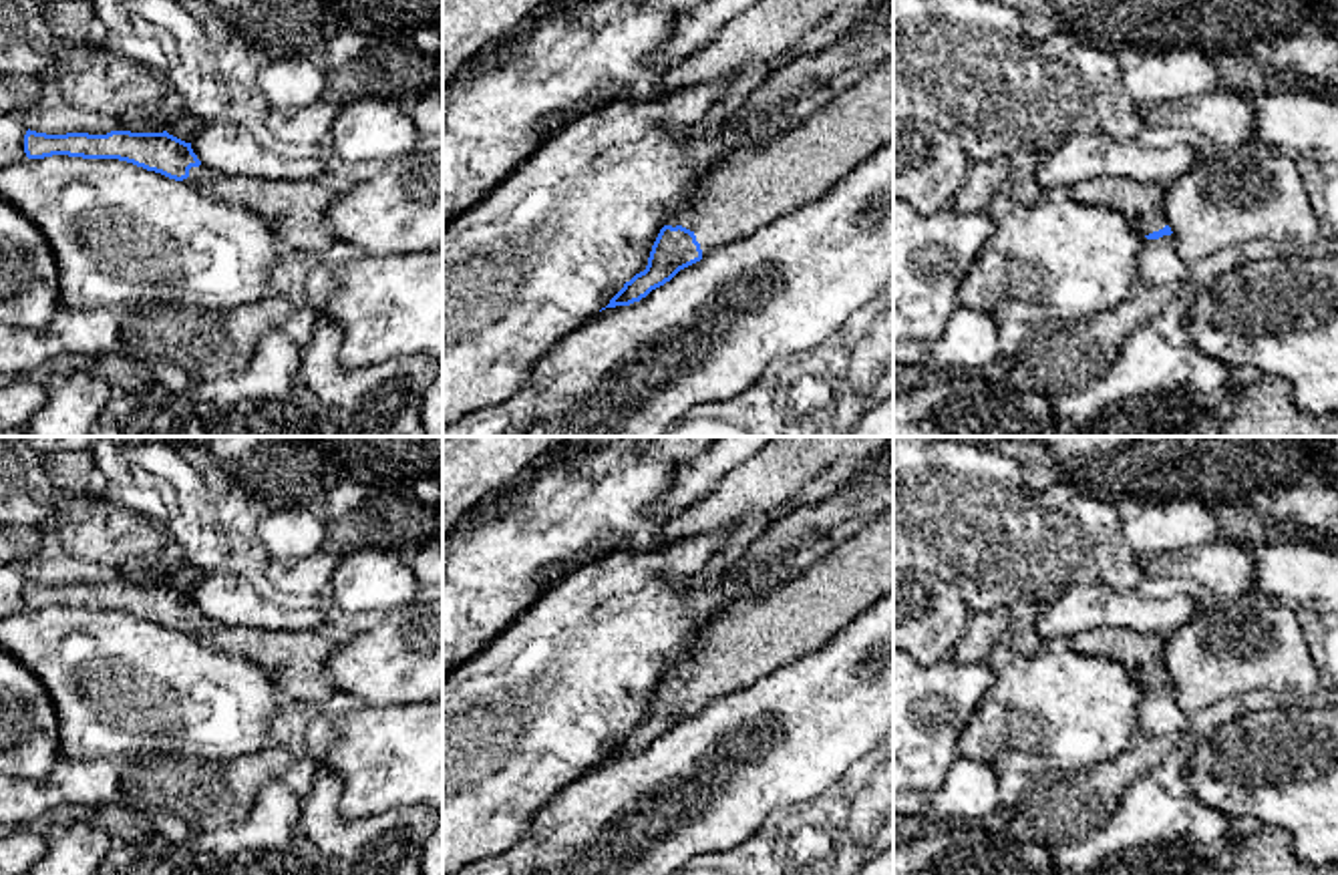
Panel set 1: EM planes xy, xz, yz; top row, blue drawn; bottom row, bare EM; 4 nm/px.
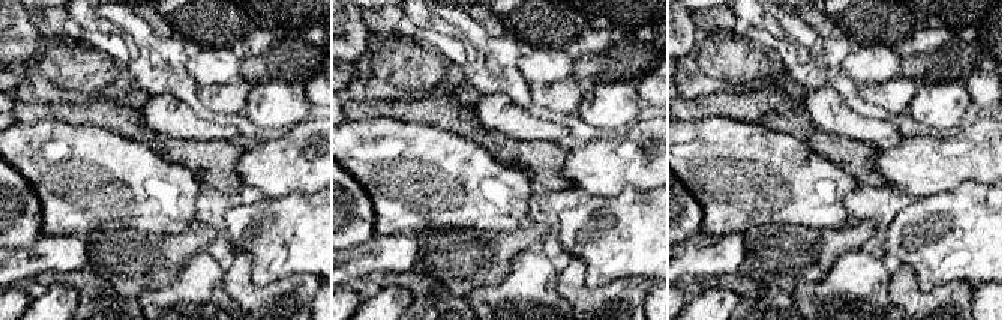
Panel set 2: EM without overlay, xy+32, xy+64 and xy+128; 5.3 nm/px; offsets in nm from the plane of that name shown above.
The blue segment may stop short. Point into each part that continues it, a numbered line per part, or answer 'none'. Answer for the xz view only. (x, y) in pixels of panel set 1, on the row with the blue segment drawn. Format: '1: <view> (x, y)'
1: xz (735, 198)

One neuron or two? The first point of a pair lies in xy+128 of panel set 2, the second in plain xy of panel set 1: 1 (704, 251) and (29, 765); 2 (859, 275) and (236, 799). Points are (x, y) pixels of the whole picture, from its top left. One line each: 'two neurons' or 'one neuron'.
1: two neurons
2: two neurons

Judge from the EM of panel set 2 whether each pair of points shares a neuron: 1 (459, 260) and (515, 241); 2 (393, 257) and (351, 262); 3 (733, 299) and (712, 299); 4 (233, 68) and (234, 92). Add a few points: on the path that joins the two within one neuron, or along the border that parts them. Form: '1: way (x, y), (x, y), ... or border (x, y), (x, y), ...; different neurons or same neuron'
1: way (473, 259), (485, 259), (502, 250); same neuron
2: way (383, 257), (371, 257), (362, 262); same neuron
3: way (728, 299), (716, 299); same neuron
4: border (245, 74), (225, 83), (200, 86); different neurons

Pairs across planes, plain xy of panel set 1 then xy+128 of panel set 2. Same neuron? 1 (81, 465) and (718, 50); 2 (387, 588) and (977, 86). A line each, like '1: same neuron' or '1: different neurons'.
1: different neurons
2: different neurons

